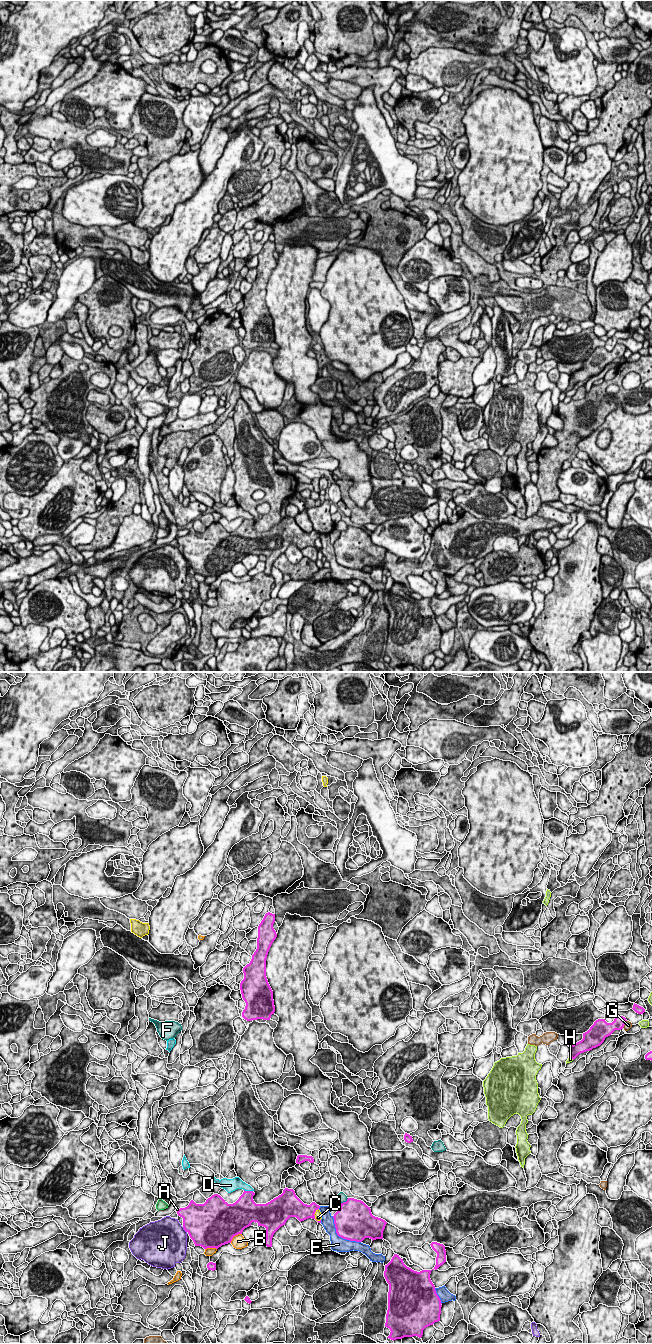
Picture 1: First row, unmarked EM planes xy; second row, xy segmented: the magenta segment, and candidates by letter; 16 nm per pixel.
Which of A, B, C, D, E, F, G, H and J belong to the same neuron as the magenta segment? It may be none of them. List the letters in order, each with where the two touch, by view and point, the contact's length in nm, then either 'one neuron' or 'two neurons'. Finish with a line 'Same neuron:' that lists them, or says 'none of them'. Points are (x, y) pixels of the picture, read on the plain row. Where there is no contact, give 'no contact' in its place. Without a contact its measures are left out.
A: xy (178, 538) | 60 nm | one neuron
B: xy (234, 563) | 240 nm | two neurons
C: xy (314, 543) | 220 nm | two neurons
D: xy (248, 519) | 150 nm | two neurons
E: xy (340, 564) | 650 nm | two neurons
F: xy (344, 530) | 170 nm | two neurons
G: xy (624, 352) | 140 nm | two neurons
H: xy (571, 385) | 110 nm | two neurons
J: xy (184, 557) | 120 nm | two neurons
Same neuron: A

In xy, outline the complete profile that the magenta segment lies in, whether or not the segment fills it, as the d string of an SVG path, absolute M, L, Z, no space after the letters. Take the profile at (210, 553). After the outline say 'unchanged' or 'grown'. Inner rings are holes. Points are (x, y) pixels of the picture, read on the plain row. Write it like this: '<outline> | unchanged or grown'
M285 516L283 521L266 532L256 532L253 528L255 521L245 519L239 527L228 532L220 523L214 522L206 528L204 532L196 532L193 528L185 536L177 539L178 544L183 546L183 556L193 568L195 574L204 577L216 576L231 571L234 564L242 562L243 558L251 554L252 550L257 550L258 554L266 556L266 567L264 573L272 575L274 561L290 545L296 545L300 550L308 546L315 547L315 540L320 536L315 530L310 533L304 532L295 522L293 517Z | unchanged

